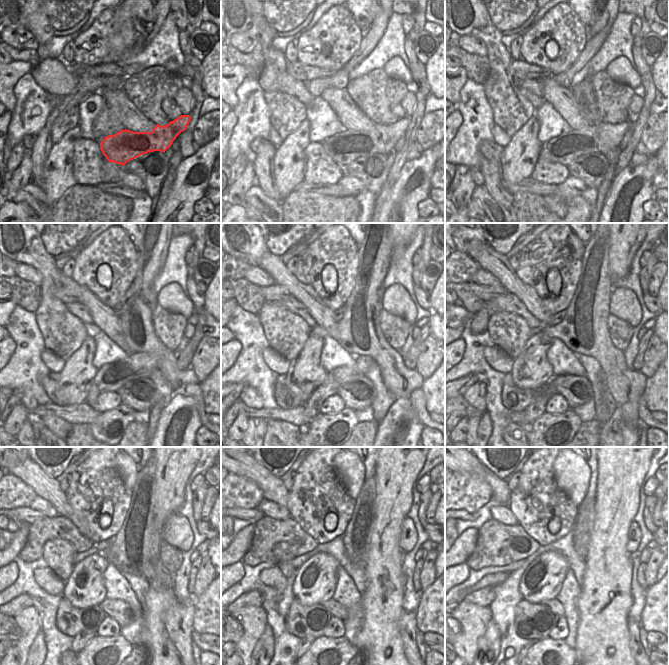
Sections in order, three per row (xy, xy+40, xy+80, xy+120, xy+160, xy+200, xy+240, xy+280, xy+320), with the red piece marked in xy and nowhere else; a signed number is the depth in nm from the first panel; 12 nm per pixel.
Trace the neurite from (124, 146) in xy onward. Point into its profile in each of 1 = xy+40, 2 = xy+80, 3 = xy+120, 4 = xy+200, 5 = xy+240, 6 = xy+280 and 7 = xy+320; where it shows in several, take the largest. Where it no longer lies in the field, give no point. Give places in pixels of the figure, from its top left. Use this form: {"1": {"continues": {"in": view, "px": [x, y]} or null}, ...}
{"1": {"continues": {"in": "xy+40", "px": [343, 148]}}, "2": {"continues": {"in": "xy+80", "px": [604, 138]}}, "3": {"continues": {"in": "xy+120", "px": [110, 377]}}, "4": {"continues": {"in": "xy+200", "px": [534, 411]}}, "5": {"continues": {"in": "xy+240", "px": [81, 640]}}, "6": {"continues": {"in": "xy+280", "px": [304, 644]}}, "7": {"continues": {"in": "xy+320", "px": [525, 649]}}}

